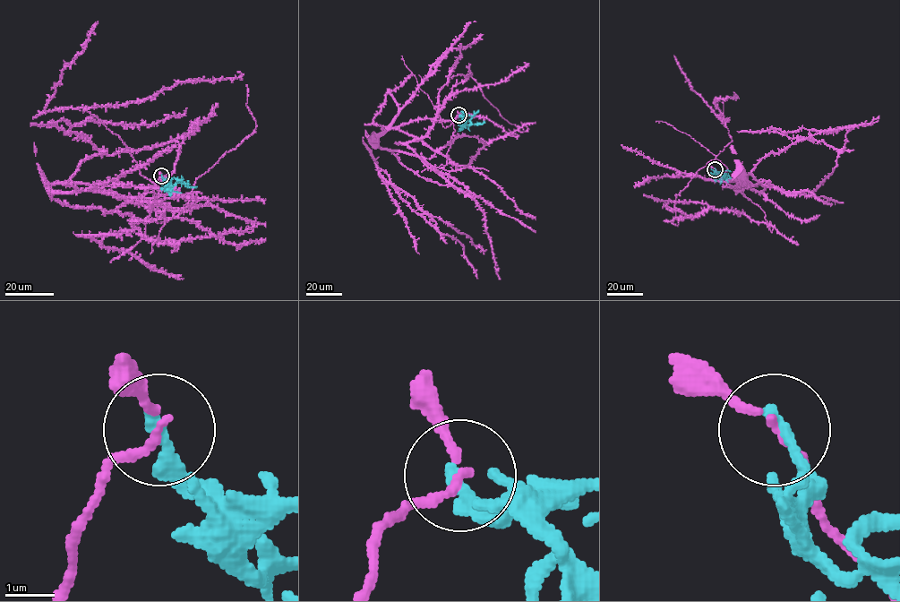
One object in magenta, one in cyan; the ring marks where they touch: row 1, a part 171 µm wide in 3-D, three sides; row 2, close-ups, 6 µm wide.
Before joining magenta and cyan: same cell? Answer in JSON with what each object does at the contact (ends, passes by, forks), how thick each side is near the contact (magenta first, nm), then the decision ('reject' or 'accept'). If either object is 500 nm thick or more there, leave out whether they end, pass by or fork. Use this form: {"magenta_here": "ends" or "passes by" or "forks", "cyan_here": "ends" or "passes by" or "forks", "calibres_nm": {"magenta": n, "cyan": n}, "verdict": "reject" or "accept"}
{"magenta_here": "passes by", "cyan_here": "ends", "calibres_nm": {"magenta": 150, "cyan": 280}, "verdict": "reject"}

